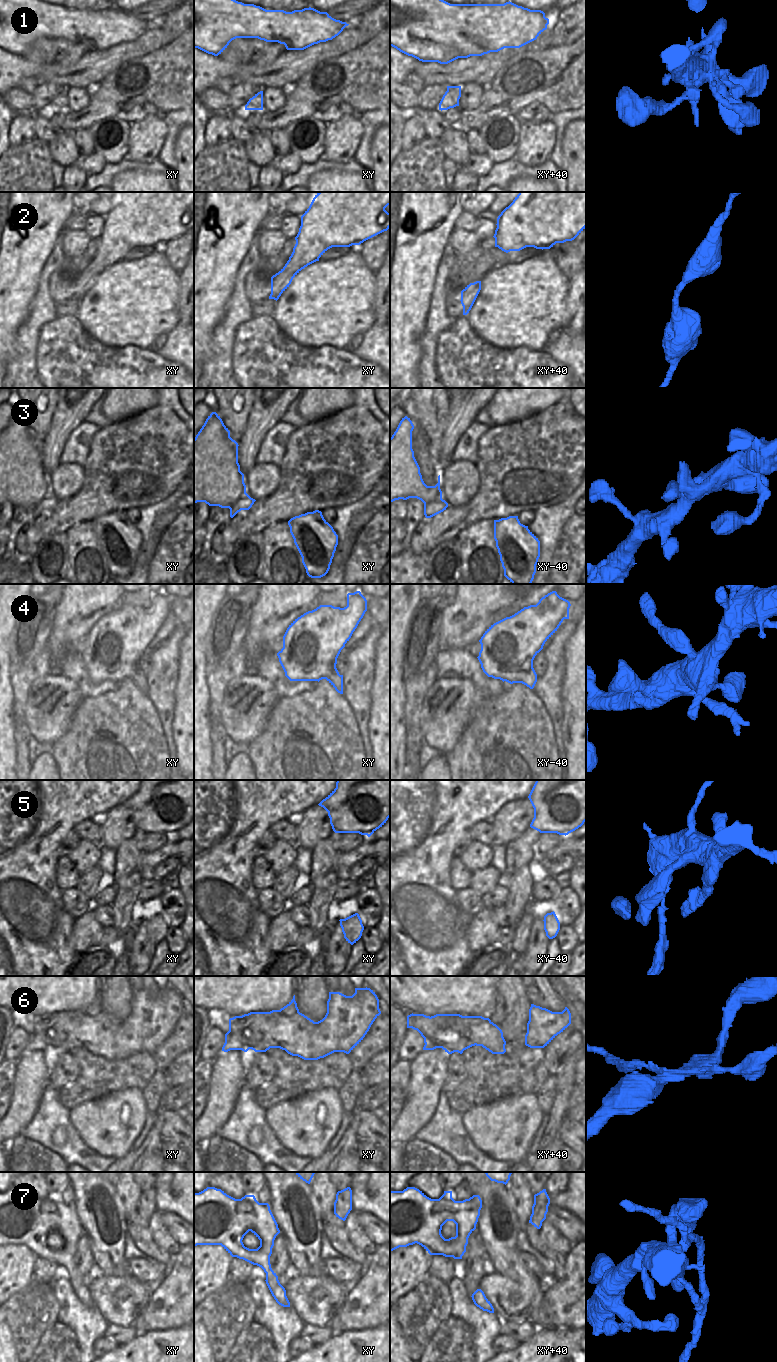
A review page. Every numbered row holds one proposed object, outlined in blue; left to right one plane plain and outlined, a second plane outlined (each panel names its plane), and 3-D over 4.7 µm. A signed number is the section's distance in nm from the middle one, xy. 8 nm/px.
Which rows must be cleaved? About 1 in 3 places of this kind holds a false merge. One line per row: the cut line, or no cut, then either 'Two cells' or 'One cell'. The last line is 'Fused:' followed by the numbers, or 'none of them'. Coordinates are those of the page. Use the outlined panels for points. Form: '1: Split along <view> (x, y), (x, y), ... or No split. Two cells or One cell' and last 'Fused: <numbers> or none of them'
1: No split. One cell
2: No split. One cell
3: No split. One cell
4: No split. One cell
5: No split. One cell
6: Split along xy (298, 1011), (293, 1016), (302, 1021), (302, 1032), (278, 1047). Two cells
7: Split along xy (271, 1268), (266, 1273). Two cells
Fused: 6, 7.

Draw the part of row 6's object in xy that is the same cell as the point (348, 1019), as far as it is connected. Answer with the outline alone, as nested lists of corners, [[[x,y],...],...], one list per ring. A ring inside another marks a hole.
[[[355,988],[352,996],[329,992],[325,1017],[314,1022],[296,1012],[293,1017],[303,1021],[303,1031],[292,1044],[282,1042],[279,1048],[304,1060],[318,1060],[334,1052],[349,1054],[380,1014],[379,999],[370,988]]]

